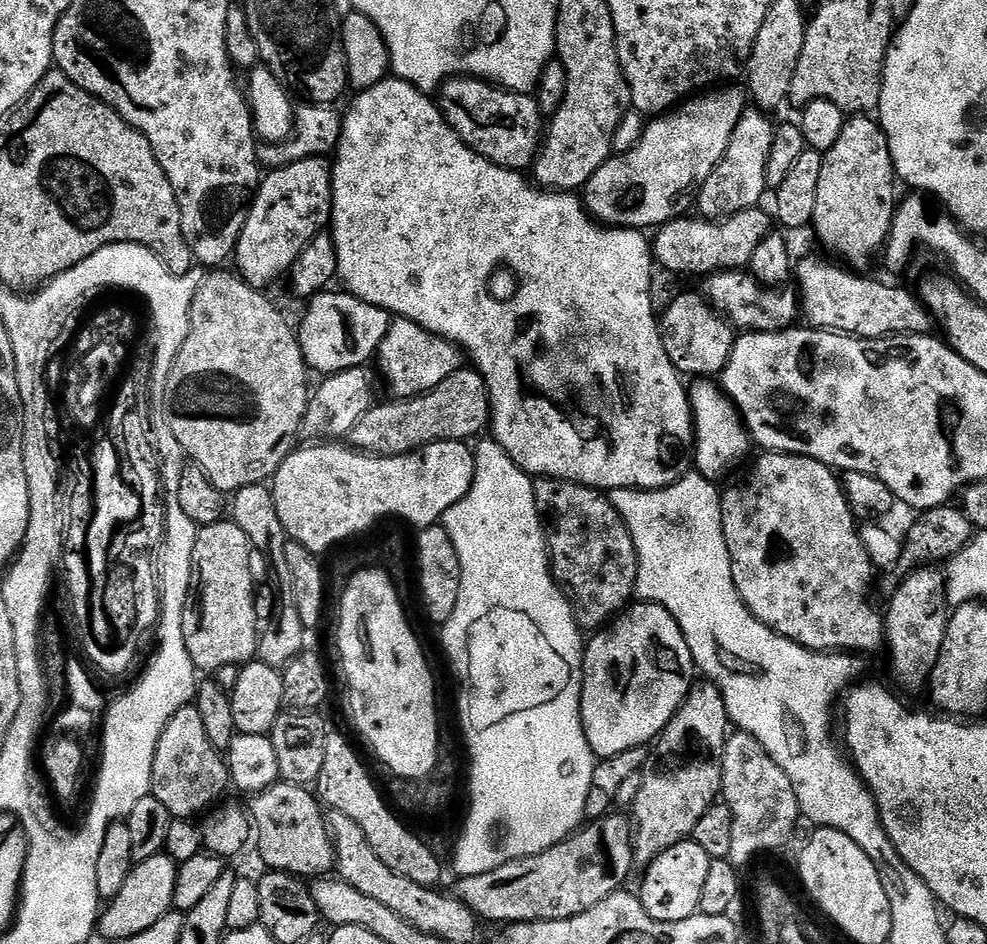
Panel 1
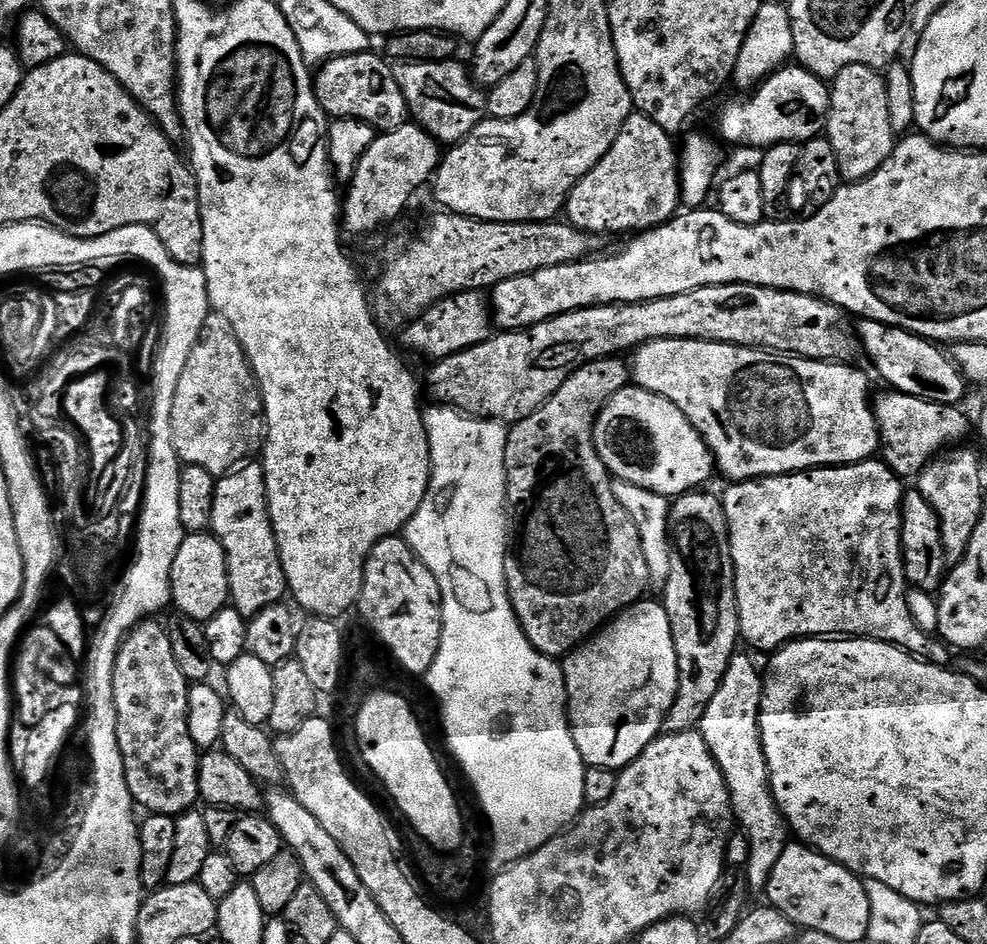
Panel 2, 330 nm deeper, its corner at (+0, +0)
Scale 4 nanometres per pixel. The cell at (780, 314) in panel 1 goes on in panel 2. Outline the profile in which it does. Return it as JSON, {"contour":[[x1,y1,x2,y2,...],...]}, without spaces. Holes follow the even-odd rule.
{"contour":[[861,319,854,328,858,337,859,347,868,355,868,360,880,371,887,387,893,392,910,394,914,398,922,398,939,404,961,403,964,391,969,390,970,384,960,373,960,367,952,361,951,355,944,352,939,343,925,340,923,336,916,336,907,332,905,328,895,328,877,320]]}

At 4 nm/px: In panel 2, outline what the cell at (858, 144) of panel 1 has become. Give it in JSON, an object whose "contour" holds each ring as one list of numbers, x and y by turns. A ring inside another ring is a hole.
{"contour":[[846,66,830,84,826,135,834,154,838,154,838,170,844,182,867,180,870,174,890,158,898,136,891,130,887,102,887,82,870,66]]}

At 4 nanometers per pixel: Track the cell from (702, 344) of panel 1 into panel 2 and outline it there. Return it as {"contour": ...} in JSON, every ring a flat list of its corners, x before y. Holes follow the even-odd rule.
{"contour":[[603,356,600,360,592,360,571,372,566,378,566,382,562,382,562,386,558,386,558,390,554,390,554,394,549,400,542,406,538,406,538,410,534,410,534,414,522,418,518,423,508,428,508,441,506,442,506,478,508,479,506,586,508,587,508,597,512,600,512,609,516,612,516,617,520,619,520,625,524,627,526,638,530,638,532,645,542,654,553,658,563,658,572,649,579,648,593,633,619,616,624,609,645,599,647,592,644,591,650,588,646,554,642,554,642,538,638,534,638,526,633,522,629,512,620,505,618,498,614,498,613,477,602,462,594,442,597,416,603,410,604,405,610,402,610,398,614,398,614,394,629,387,631,380,632,370,627,359,620,356]]}

